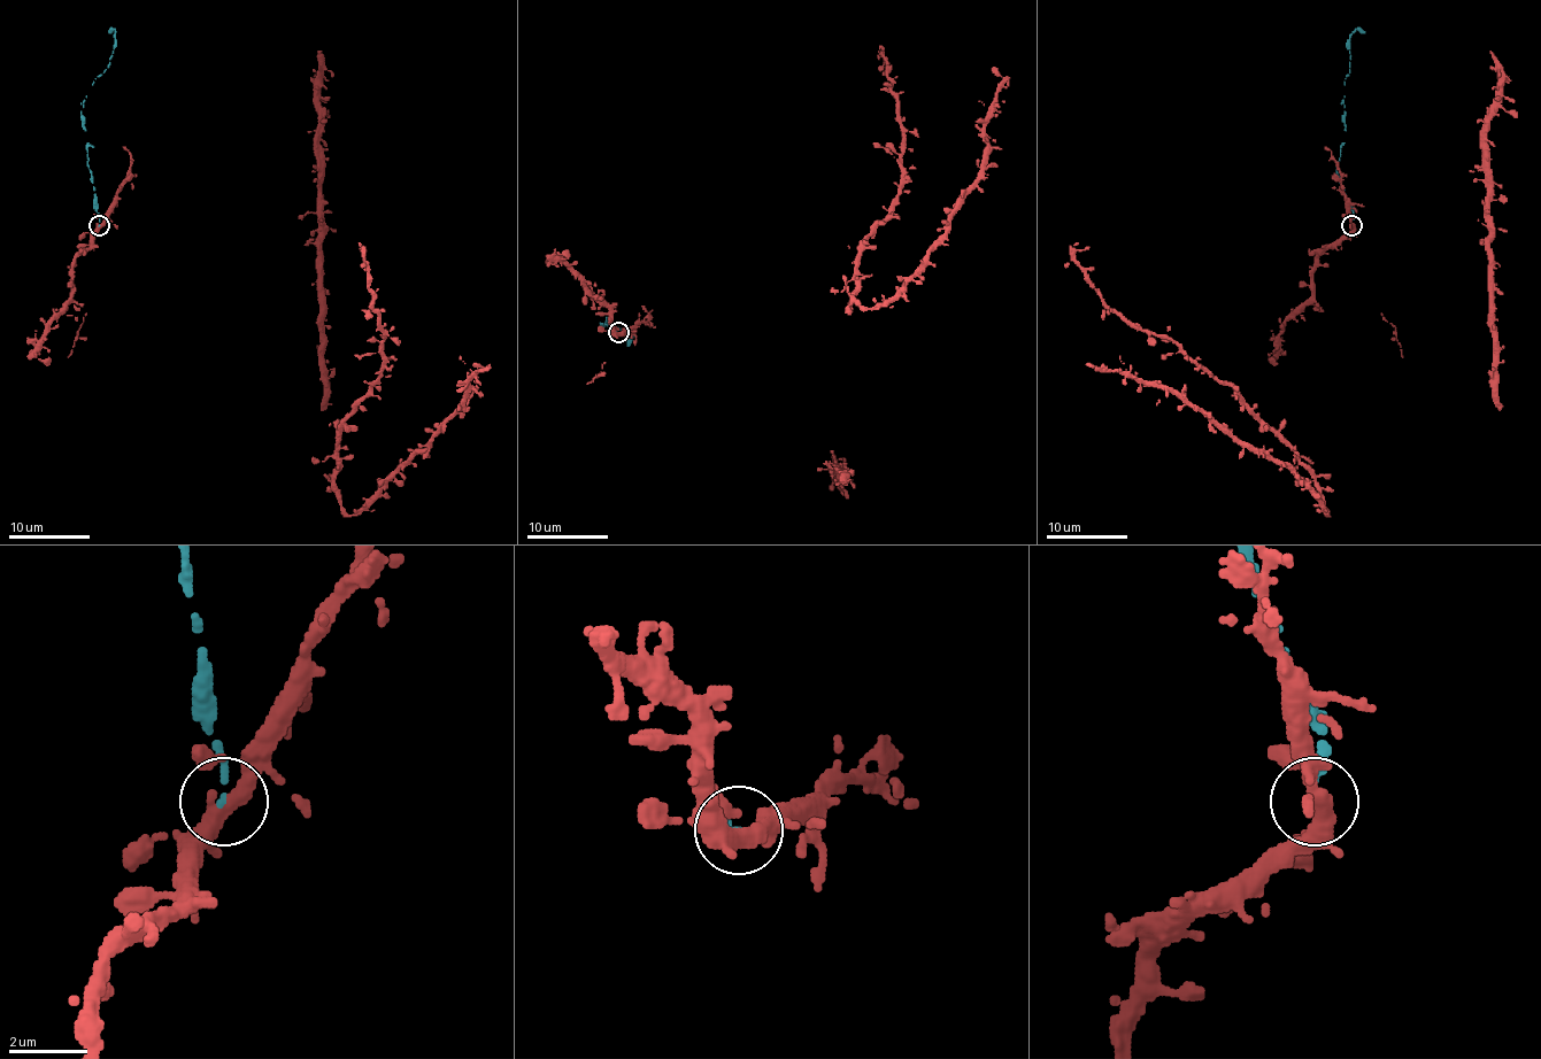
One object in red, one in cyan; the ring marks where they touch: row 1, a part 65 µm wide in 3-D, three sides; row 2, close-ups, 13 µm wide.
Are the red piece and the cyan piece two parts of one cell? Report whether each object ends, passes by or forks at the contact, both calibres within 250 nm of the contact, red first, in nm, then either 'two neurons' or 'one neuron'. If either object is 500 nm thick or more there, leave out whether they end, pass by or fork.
red passes by; cyan ends; calibres 400 and 170 nm; one neuron

